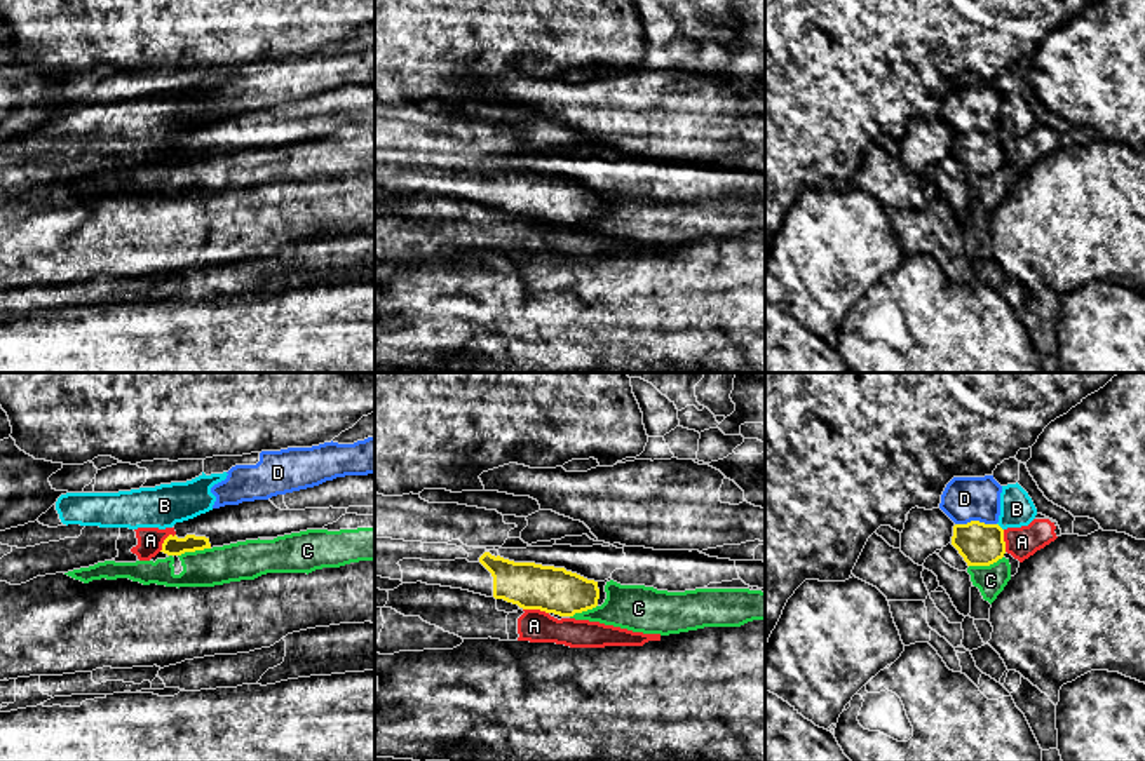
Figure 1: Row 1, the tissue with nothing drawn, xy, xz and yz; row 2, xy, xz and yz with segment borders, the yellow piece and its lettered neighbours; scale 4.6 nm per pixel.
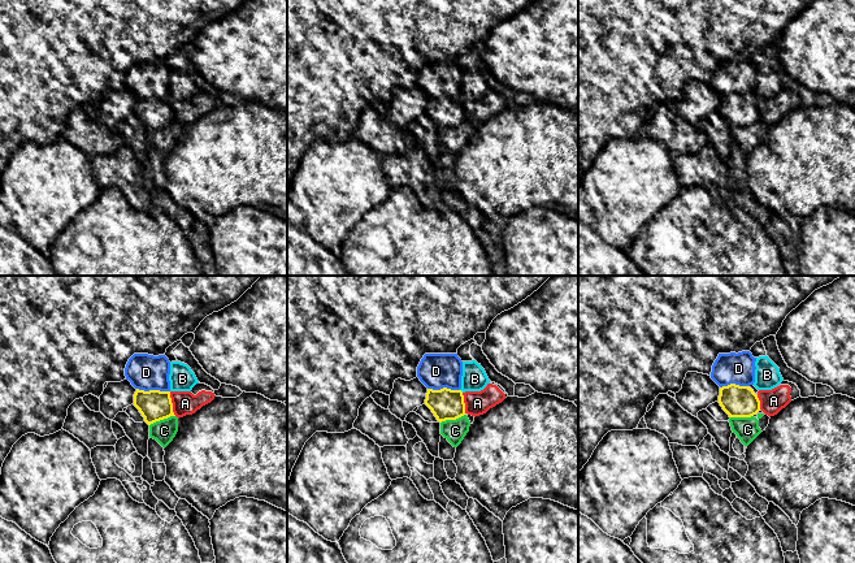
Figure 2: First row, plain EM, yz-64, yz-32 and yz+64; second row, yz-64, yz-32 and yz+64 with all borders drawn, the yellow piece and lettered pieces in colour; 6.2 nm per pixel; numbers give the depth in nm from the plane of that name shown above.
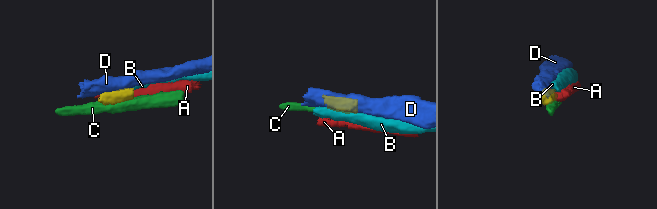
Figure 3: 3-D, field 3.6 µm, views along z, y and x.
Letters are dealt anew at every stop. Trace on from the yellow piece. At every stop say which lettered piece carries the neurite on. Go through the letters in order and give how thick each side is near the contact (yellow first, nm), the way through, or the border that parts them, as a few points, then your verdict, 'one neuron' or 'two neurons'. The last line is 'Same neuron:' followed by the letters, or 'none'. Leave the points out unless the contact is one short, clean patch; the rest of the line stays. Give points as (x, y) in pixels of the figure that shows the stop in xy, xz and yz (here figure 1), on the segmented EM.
A: 220/150 nm | along xz (523, 608), (539, 608), (548, 613) | two neurons
B: 200/160 nm | along yz (997, 523), (1002, 530) | two neurons
C: 200/140 nm | along yz (1002, 556), (989, 565), (969, 566) | two neurons
D: 200/200 nm | along yz (995, 523), (968, 521), (955, 525) | two neurons
Same neuron: none

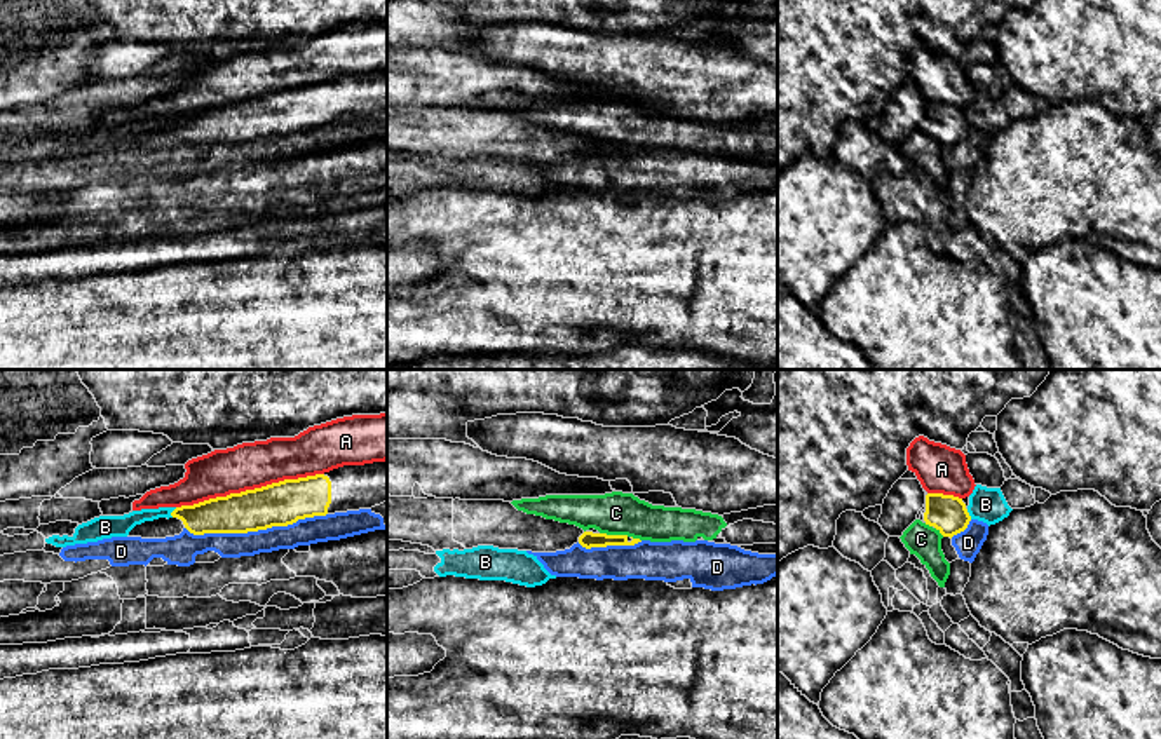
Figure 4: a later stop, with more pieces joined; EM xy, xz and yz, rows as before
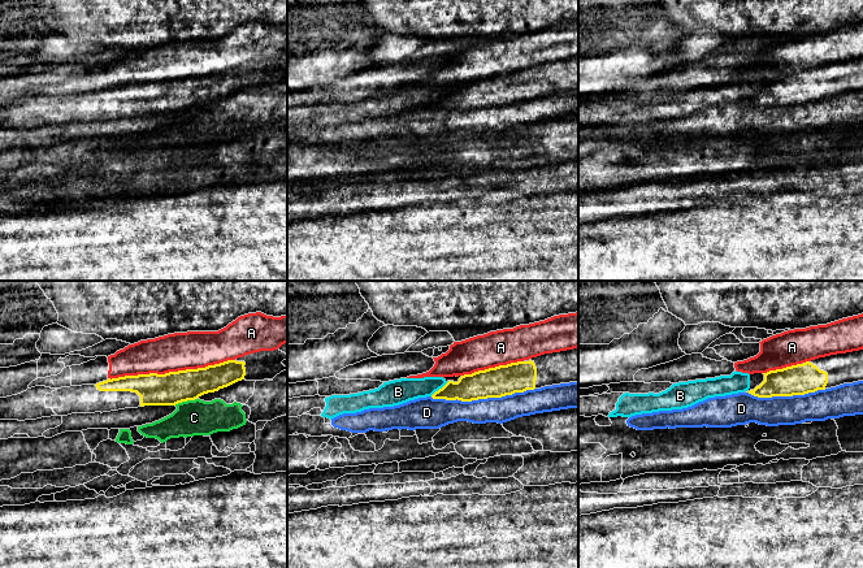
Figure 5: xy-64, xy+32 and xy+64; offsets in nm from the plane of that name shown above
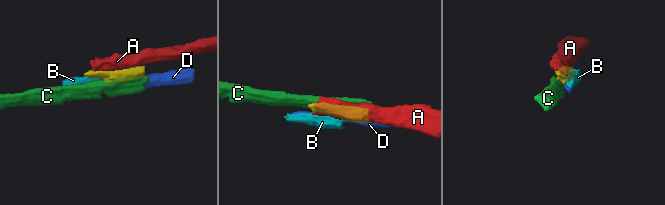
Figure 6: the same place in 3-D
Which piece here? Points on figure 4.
A: 200/220 nm | along xy (323, 473), (285, 478), (176, 508) | two neurons
B: 180/100 nm | along xy (176, 508), (171, 516) | two neurons
C: 80/200 nm | along xz (600, 532), (628, 535) | two neurons
D: 200/120 nm | along xy (326, 513), (246, 532), (190, 534), (185, 528) | two neurons
Same neuron: none

